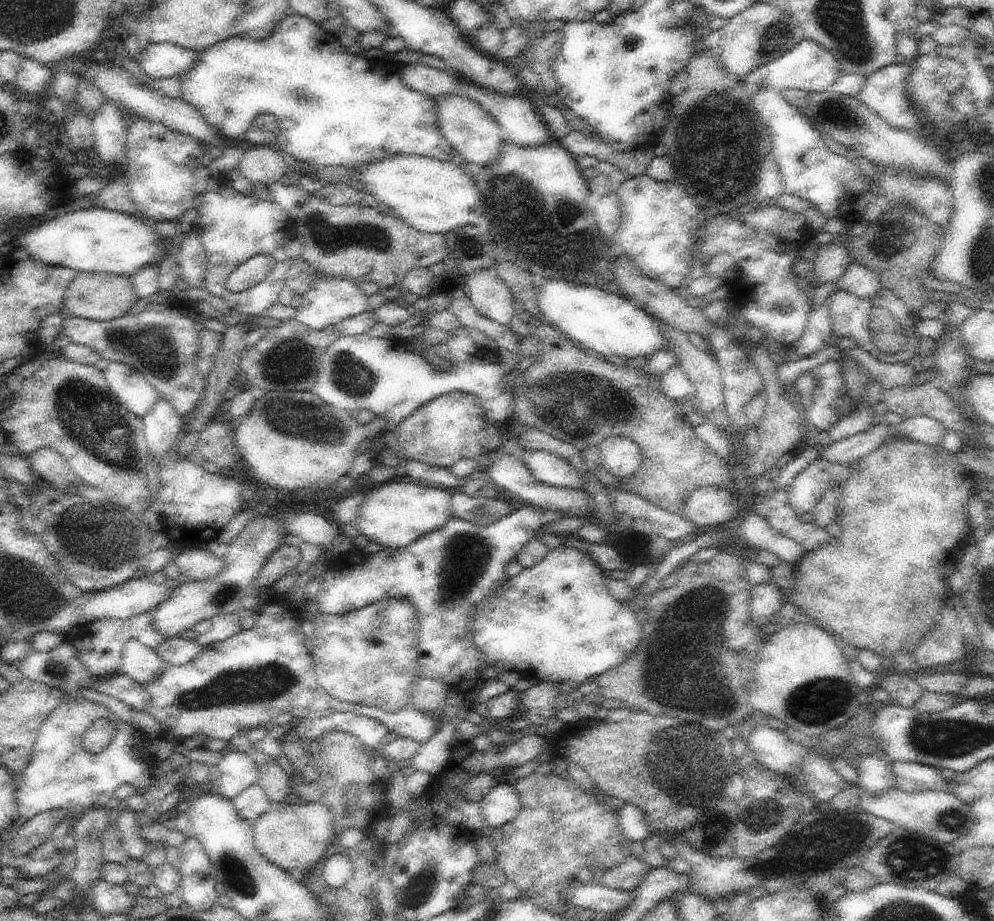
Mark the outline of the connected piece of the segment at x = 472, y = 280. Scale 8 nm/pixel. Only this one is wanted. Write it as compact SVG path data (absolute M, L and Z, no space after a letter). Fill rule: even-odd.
M493 268L487 270L477 270L475 274L469 274L463 278L463 290L473 304L475 310L479 310L481 316L491 318L495 324L509 326L511 318L515 316L513 302L515 298L511 296L511 290L499 276L495 274Z

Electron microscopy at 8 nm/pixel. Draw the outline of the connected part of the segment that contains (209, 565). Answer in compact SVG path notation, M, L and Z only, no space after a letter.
M185 548L175 558L173 564L185 580L195 580L195 582L203 582L207 578L213 578L225 568L223 558L217 558L211 552L201 550L201 548Z

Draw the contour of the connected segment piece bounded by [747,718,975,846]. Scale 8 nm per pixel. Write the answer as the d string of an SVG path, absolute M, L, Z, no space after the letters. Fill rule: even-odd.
M757 718L751 726L751 736L749 736L749 748L755 754L755 760L759 762L761 768L777 772L781 776L797 776L801 782L805 782L805 786L809 788L809 796L811 800L819 800L823 802L823 806L827 808L827 804L831 804L831 798L839 792L843 792L845 788L851 788L859 794L859 808L865 814L871 814L875 818L883 818L885 822L925 836L925 838L933 838L941 844L949 844L953 846L953 842L963 836L965 832L969 832L975 824L975 814L957 798L951 796L951 792L939 792L939 790L925 790L925 792L903 792L897 788L879 792L875 798L871 792L867 792L865 788L861 788L859 784L849 784L845 780L841 780L841 776L835 772L833 768L833 760L819 750L807 750L801 744L795 744L787 738L785 732L773 730L769 726L765 726L765 722L761 718ZM759 722L759 724L757 724Z

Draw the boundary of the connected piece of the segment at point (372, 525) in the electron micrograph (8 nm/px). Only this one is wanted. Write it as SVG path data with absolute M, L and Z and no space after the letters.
M391 480L365 494L359 506L355 528L359 530L359 536L365 536L365 540L379 544L383 548L393 548L393 550L405 548L417 542L421 536L433 530L441 530L441 526L445 526L453 518L451 496L453 490L435 488L433 484Z

